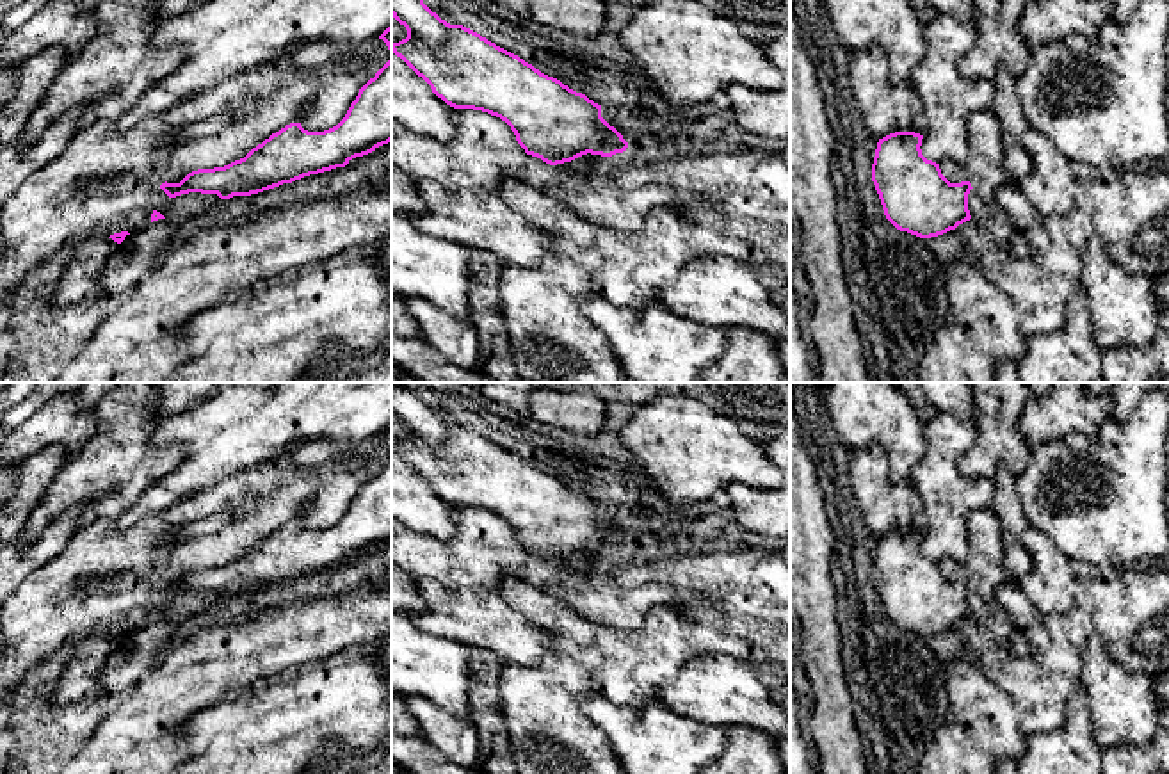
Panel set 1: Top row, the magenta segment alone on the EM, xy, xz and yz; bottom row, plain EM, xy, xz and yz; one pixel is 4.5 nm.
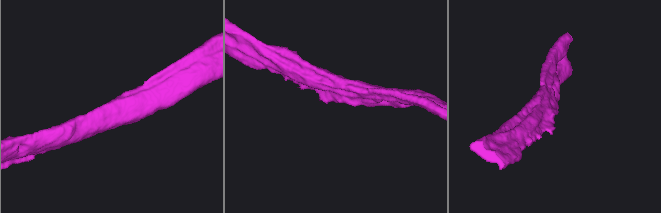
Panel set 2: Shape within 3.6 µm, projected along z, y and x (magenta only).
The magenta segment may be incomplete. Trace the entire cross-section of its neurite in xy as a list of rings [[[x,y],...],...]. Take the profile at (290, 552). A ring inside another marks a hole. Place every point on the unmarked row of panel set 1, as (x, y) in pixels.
[[[391,456],[351,502],[345,516],[324,530],[290,521],[224,566],[198,568],[180,582],[160,587],[176,596],[189,591],[217,593],[221,598],[258,593],[310,573],[345,566],[391,539]]]

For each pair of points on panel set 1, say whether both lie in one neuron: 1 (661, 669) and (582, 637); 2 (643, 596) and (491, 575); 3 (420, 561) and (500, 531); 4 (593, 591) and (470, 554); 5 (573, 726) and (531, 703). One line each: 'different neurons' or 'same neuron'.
1: same neuron
2: same neuron
3: same neuron
4: same neuron
5: same neuron

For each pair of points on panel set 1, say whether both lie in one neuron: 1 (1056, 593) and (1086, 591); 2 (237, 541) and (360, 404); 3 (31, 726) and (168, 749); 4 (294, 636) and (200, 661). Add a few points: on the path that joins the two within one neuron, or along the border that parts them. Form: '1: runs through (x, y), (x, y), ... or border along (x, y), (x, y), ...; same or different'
1: border along (1077, 579), (1073, 604), (1063, 612), (1043, 614); different
2: border along (342, 451), (310, 467), (287, 459), (262, 463); different
3: runs through (64, 749), (79, 755), (134, 755); same
4: runs through (271, 643), (242, 653), (223, 655); same

